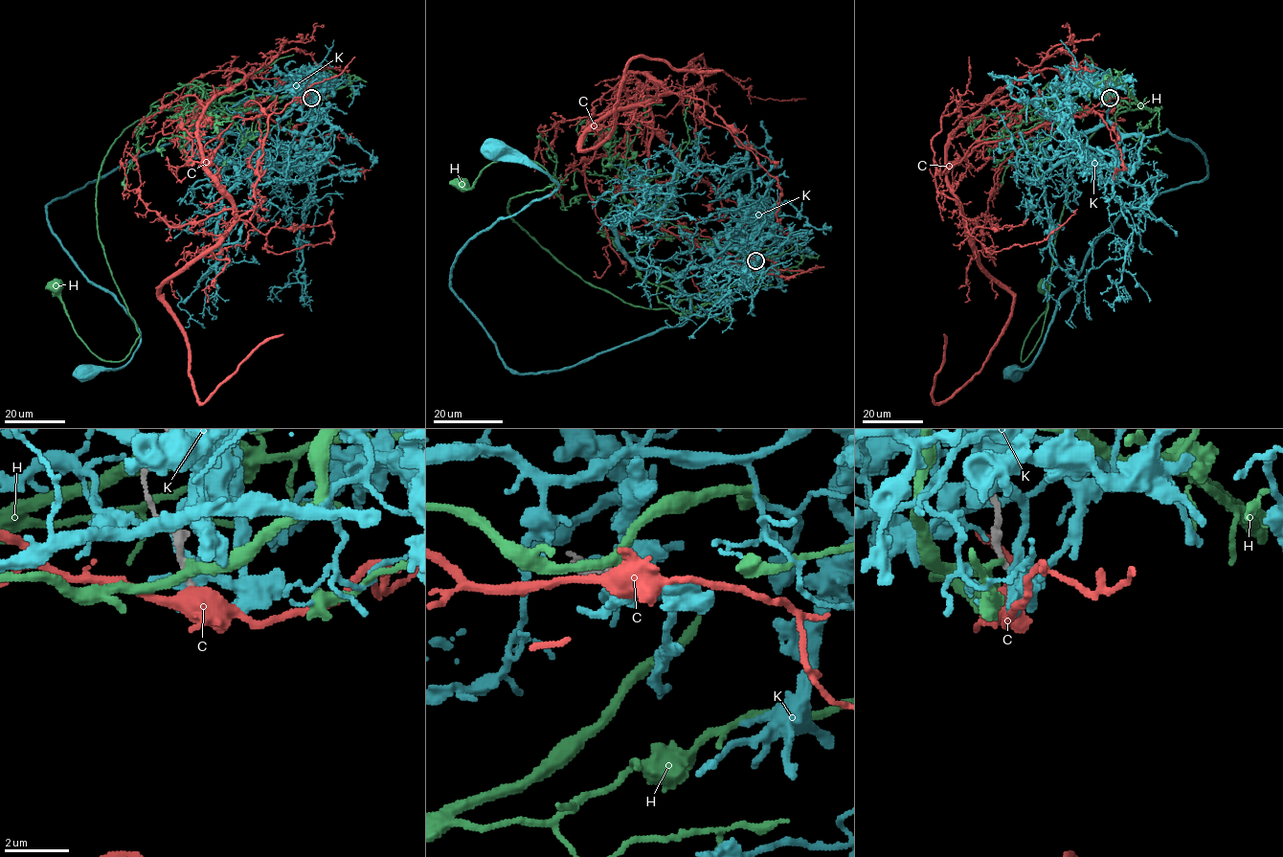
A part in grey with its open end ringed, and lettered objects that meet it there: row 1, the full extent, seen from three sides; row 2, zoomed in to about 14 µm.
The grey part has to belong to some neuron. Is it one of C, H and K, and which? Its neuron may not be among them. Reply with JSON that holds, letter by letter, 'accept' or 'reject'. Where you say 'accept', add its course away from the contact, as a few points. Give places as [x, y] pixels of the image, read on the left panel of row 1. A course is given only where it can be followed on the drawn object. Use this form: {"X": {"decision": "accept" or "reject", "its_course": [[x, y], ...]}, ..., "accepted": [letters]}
{"C": {"decision": "reject"}, "H": {"decision": "reject"}, "K": {"decision": "reject"}, "accepted": []}

